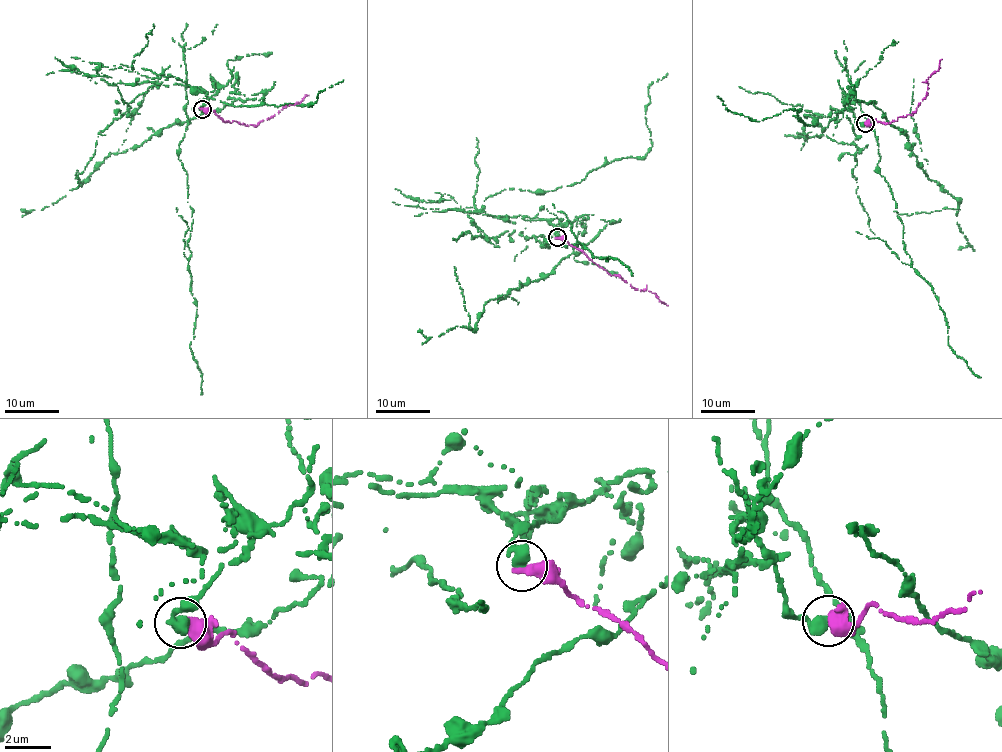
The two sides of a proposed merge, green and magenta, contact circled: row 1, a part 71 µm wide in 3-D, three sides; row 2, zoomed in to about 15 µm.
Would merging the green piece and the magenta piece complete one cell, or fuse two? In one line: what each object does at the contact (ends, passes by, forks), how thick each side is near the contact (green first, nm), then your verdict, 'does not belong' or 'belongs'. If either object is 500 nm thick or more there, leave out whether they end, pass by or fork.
green ends; magenta ends; calibres 480 and 480 nm; does not belong

